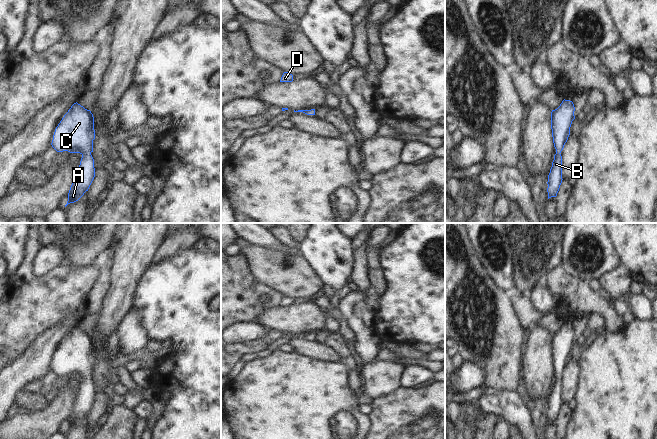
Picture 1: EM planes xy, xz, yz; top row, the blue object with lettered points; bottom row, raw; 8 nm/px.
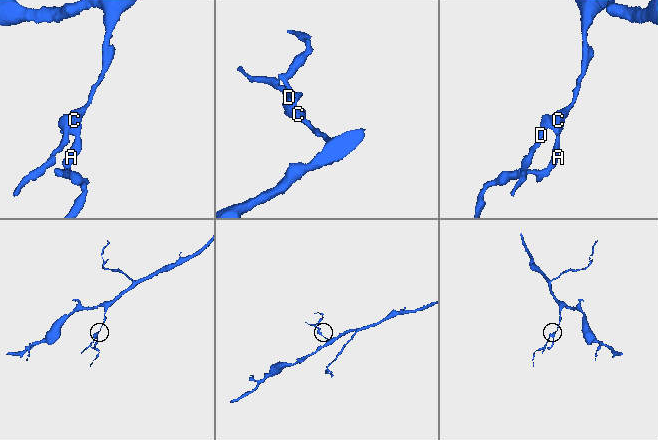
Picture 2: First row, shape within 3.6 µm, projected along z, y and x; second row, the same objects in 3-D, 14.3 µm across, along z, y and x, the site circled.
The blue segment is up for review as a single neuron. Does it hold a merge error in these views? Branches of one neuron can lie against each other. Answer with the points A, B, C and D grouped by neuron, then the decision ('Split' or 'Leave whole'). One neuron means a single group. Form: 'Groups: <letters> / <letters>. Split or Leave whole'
Groups: A B C D. Leave whole.

